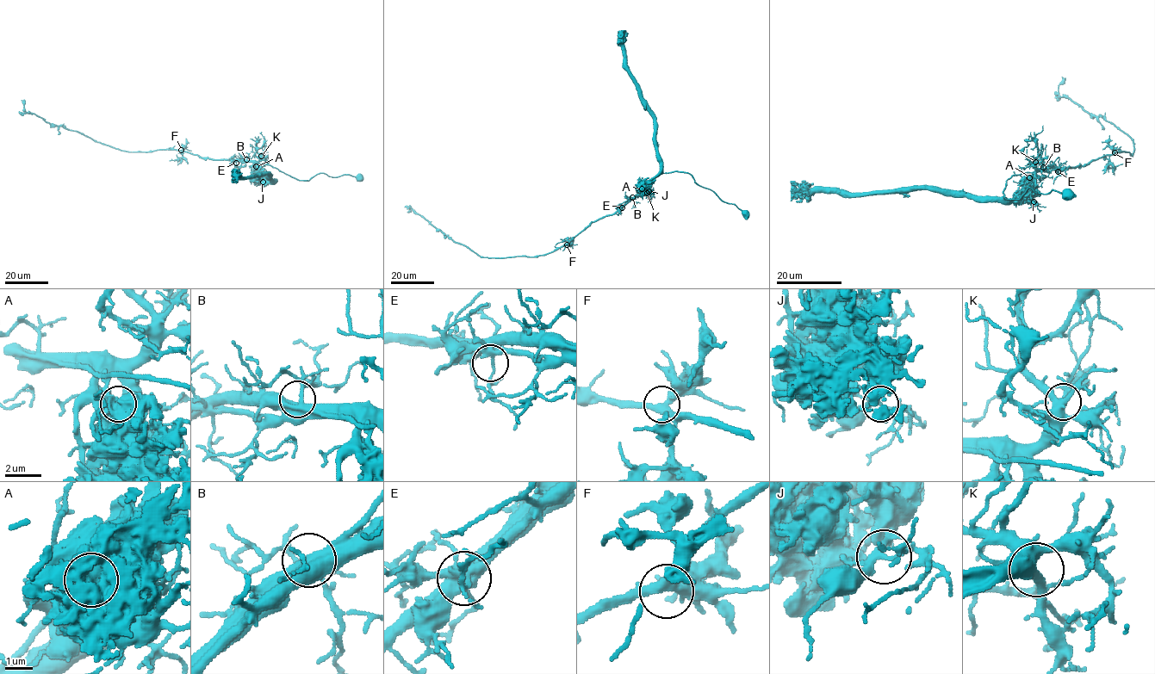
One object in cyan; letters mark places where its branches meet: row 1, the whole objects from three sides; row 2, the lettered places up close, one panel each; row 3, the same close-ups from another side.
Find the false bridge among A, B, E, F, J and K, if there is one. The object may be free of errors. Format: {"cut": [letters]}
{"cut": ["A"]}

